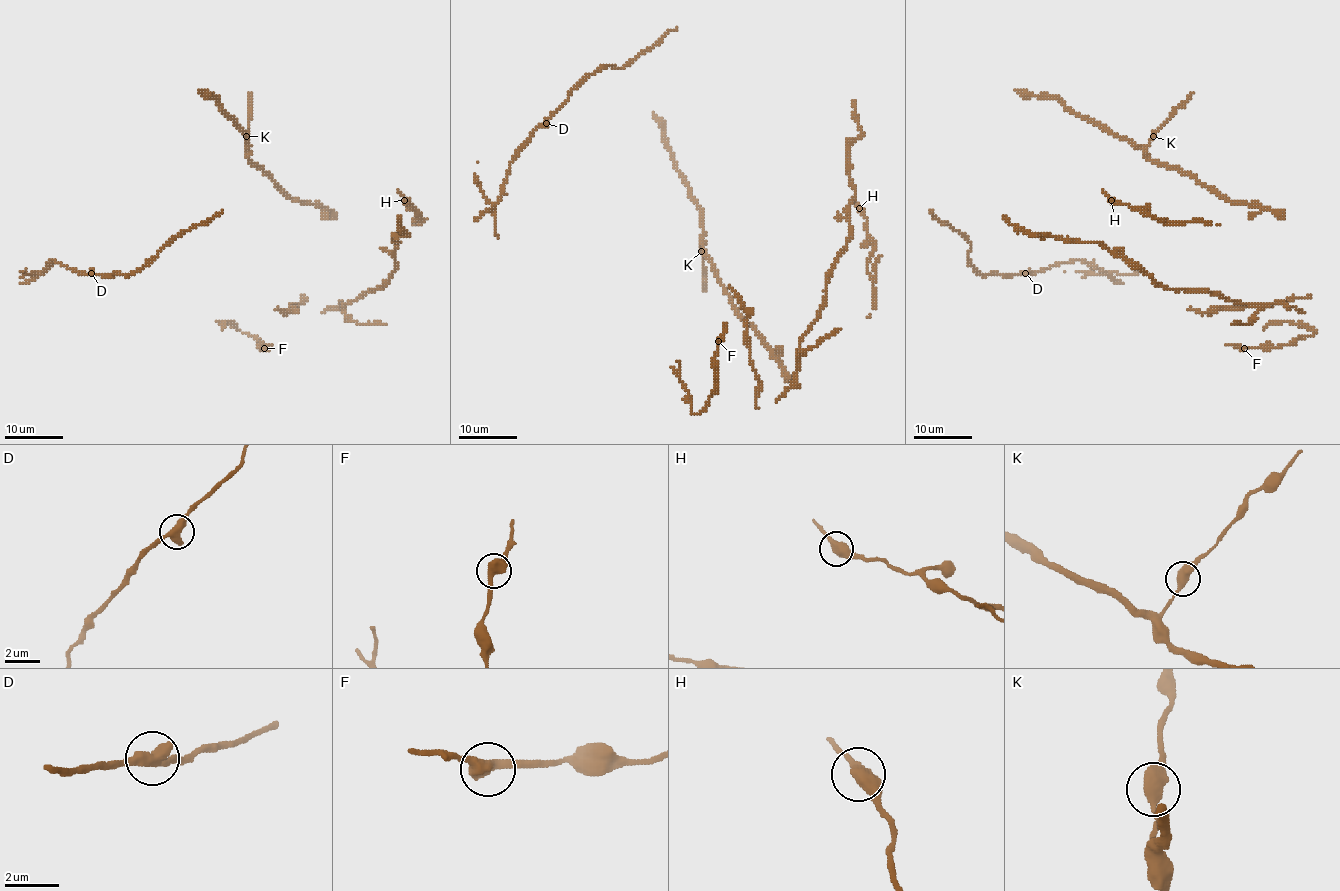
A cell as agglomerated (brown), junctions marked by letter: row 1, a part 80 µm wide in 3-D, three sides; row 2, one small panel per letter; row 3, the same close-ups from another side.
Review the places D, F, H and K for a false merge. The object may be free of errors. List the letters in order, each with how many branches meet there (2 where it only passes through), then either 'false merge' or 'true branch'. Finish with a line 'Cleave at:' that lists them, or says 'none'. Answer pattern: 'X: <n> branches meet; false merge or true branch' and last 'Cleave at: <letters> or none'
D: 2 branches meet; false merge
F: 2 branches meet; true branch
H: 2 branches meet; true branch
K: 2 branches meet; true branch
Cleave at: D

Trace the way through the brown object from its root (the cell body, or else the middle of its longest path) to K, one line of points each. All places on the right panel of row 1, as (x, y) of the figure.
K: (1131, 143), (1144, 148), (1153, 136)

